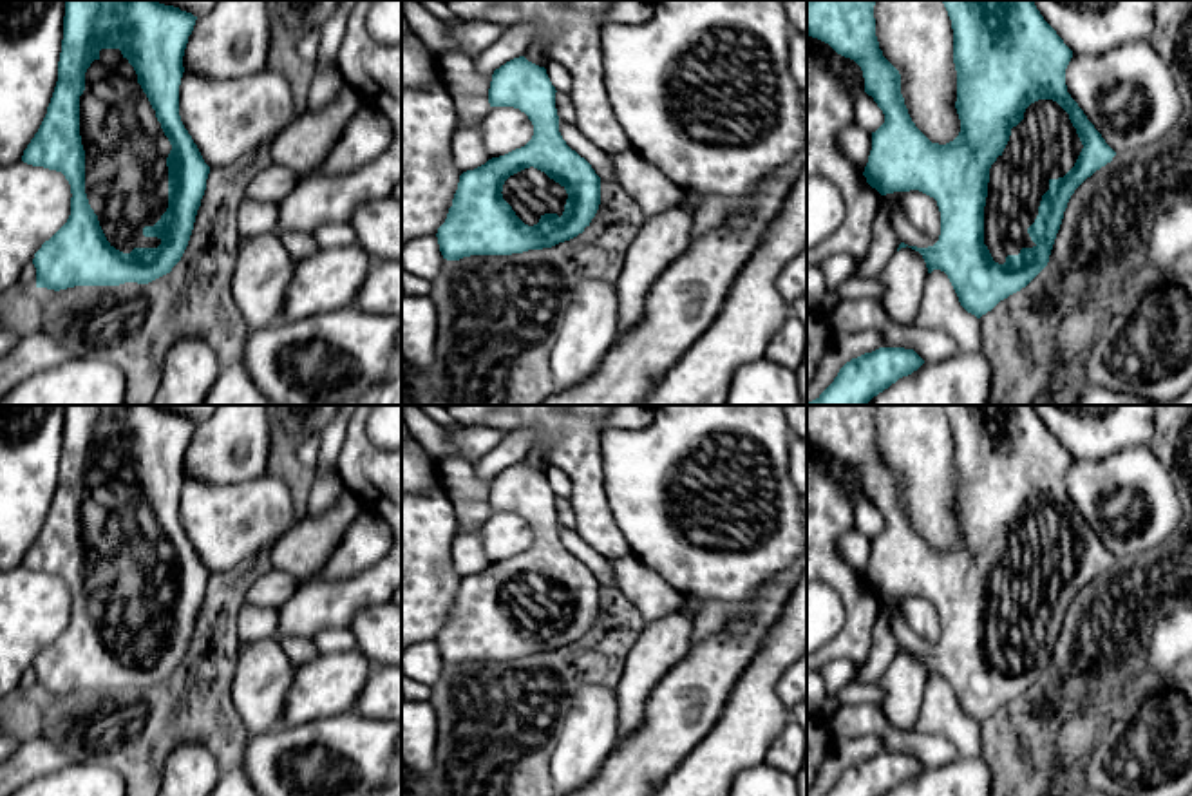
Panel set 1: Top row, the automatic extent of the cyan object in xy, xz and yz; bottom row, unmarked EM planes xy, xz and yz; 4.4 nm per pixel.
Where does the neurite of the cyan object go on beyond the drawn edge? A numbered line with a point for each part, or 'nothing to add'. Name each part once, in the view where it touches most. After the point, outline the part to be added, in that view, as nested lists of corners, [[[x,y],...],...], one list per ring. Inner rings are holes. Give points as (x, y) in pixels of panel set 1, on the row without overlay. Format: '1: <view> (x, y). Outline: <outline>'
1: xy (125, 554). Outline: [[[101,454],[99,463],[85,478],[85,496],[80,501],[80,541],[85,555],[85,599],[98,621],[99,631],[116,655],[157,653],[161,644],[145,642],[143,633],[154,631],[168,613],[168,572],[172,550],[156,523],[137,479],[119,454]]]

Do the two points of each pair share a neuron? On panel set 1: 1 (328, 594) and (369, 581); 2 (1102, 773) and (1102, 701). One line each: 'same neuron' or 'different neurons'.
1: same neuron
2: different neurons

